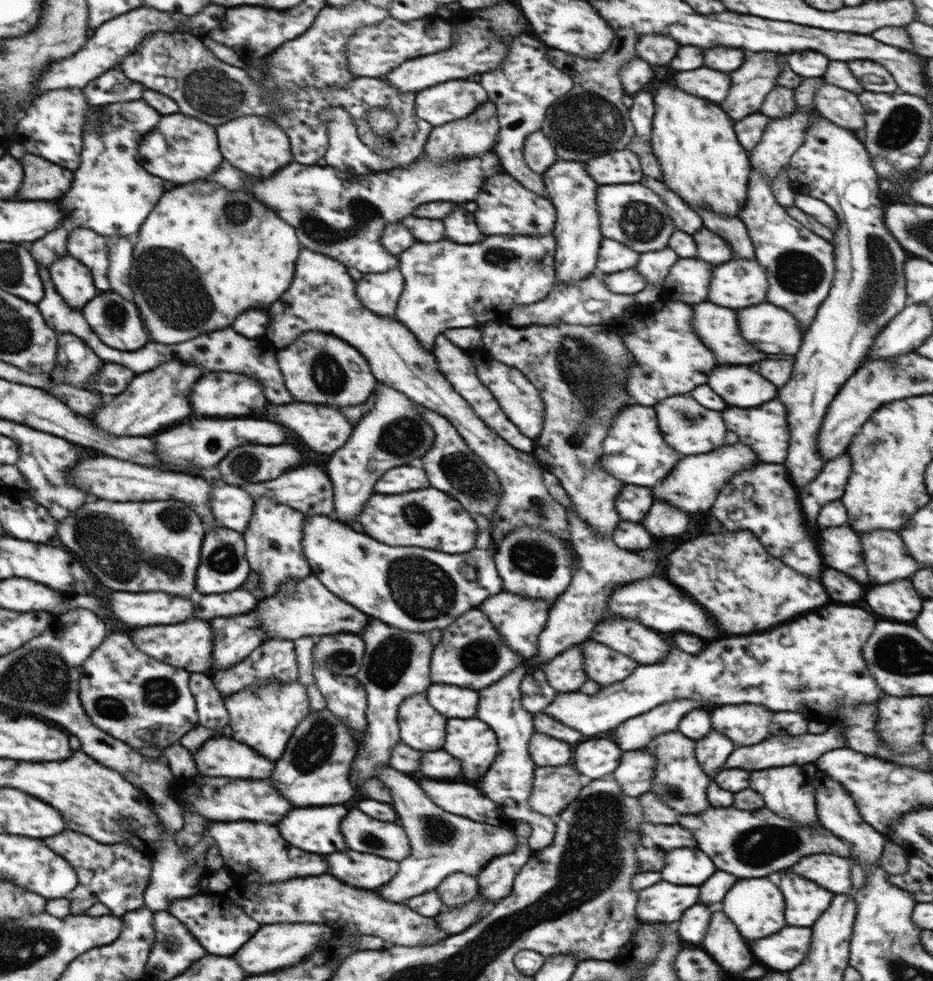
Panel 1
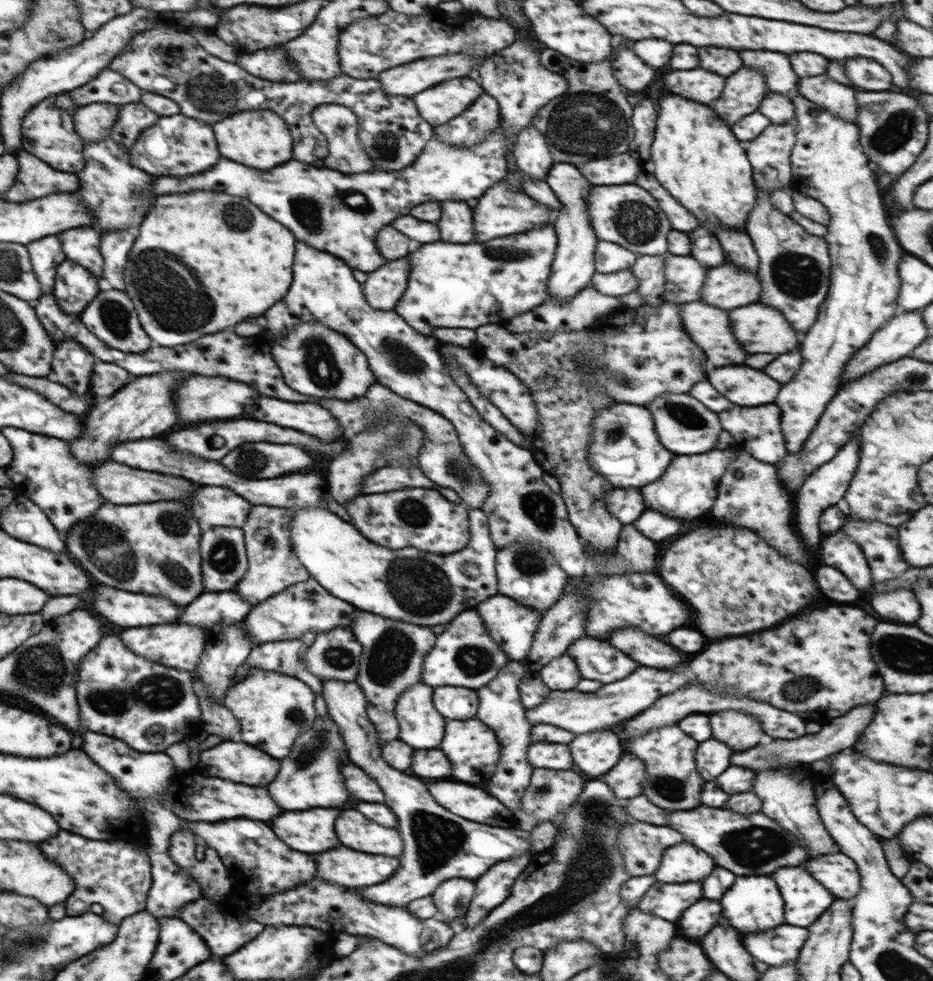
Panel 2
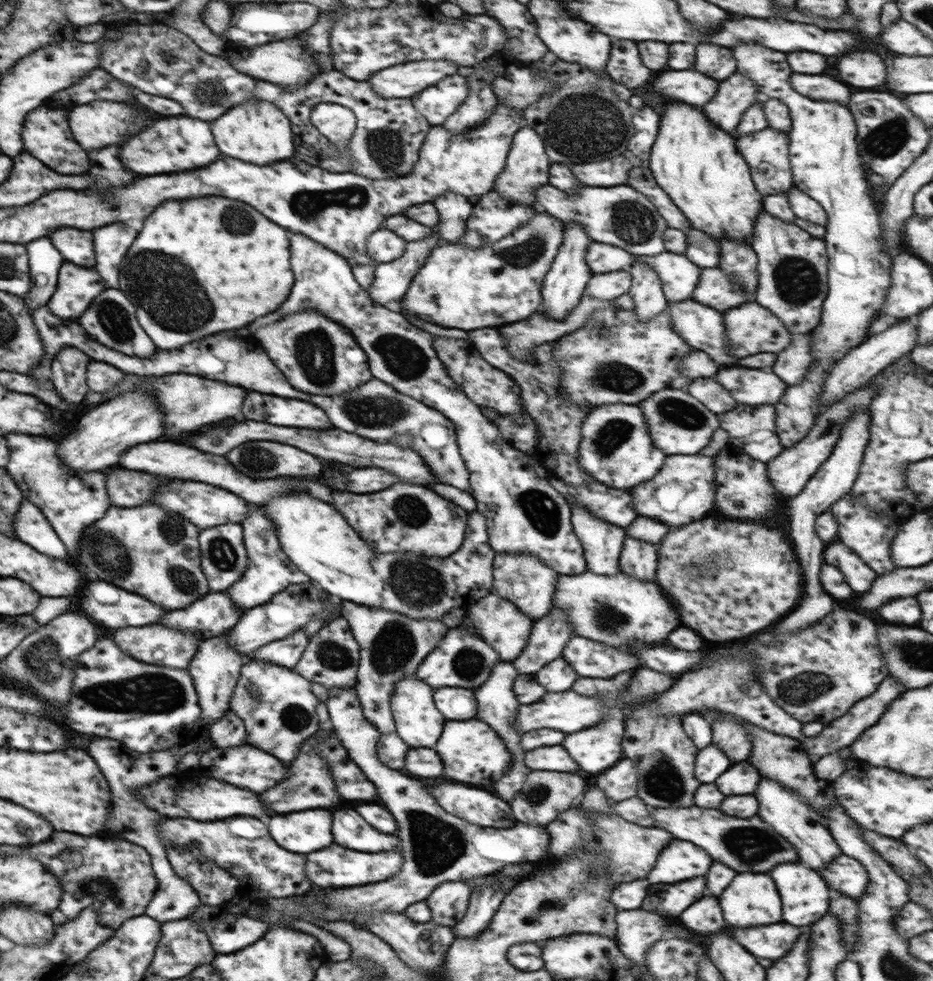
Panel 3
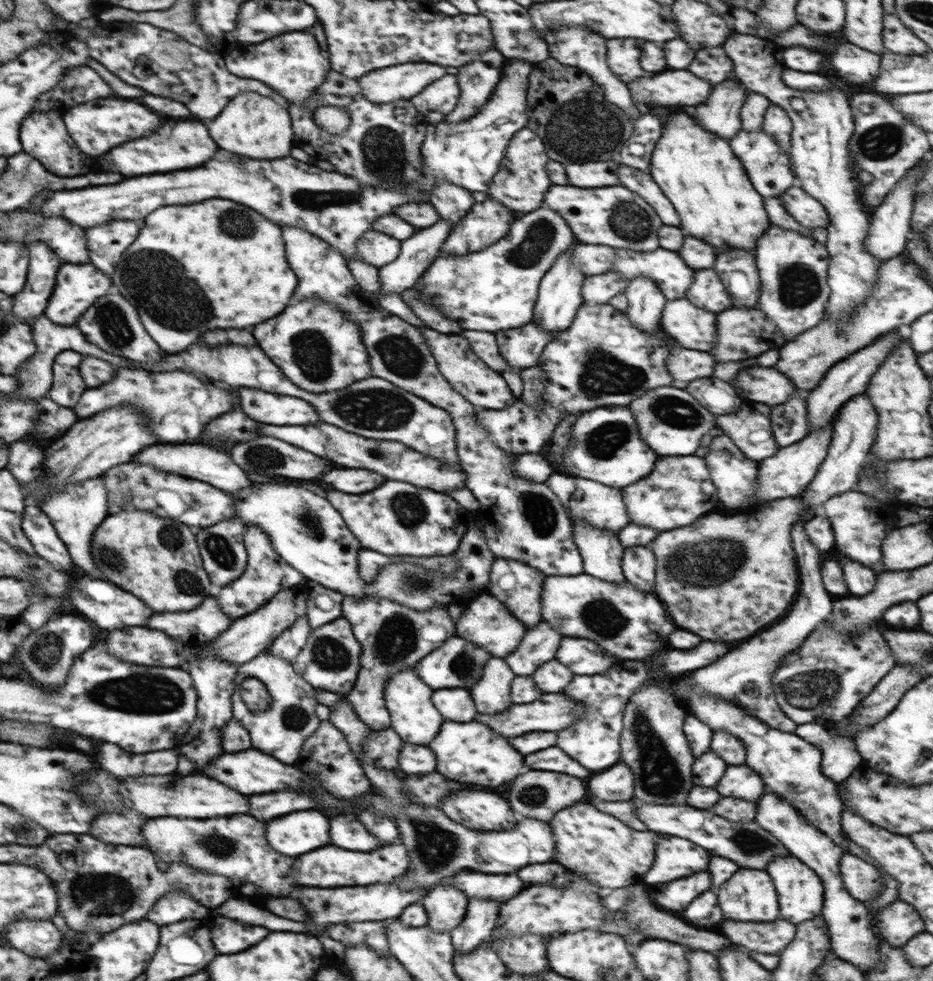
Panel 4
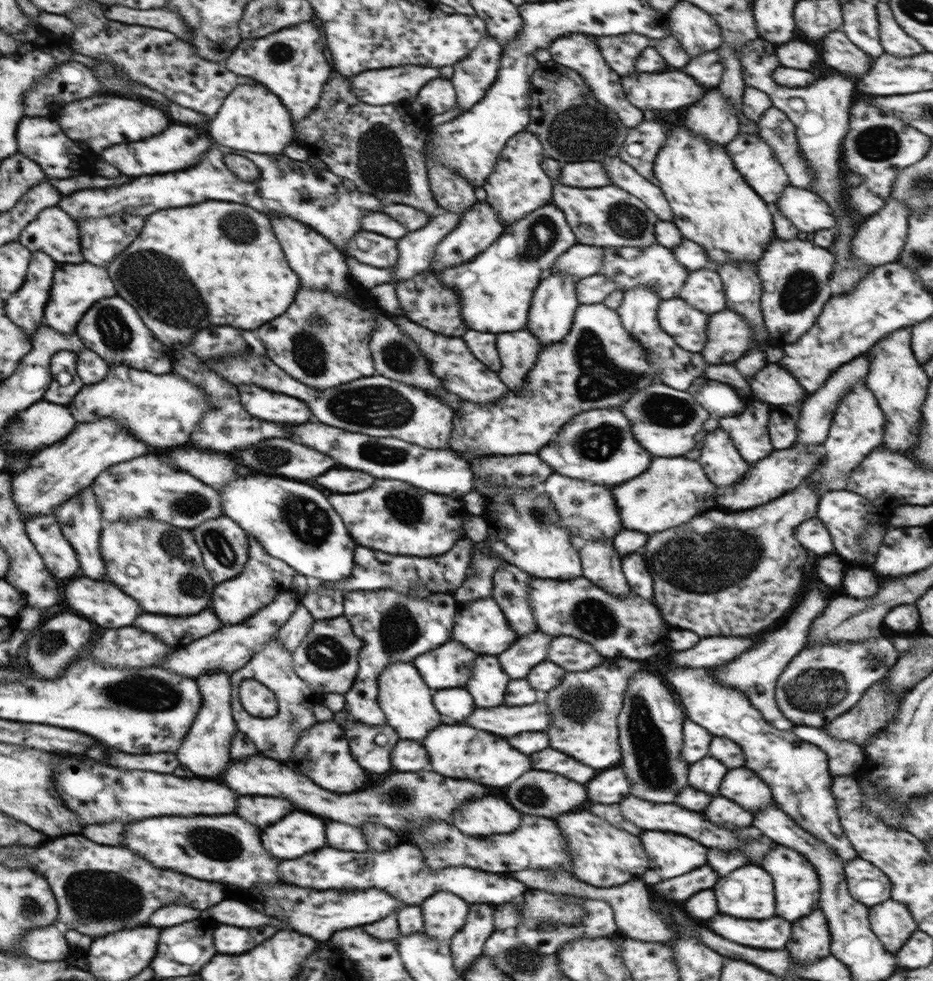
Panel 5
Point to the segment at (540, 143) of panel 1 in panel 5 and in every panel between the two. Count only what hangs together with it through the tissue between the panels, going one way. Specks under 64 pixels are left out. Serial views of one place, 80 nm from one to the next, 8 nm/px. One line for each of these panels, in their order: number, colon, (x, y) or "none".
2: (533, 158)
3: (527, 167)
4: (521, 183)
5: (518, 185)

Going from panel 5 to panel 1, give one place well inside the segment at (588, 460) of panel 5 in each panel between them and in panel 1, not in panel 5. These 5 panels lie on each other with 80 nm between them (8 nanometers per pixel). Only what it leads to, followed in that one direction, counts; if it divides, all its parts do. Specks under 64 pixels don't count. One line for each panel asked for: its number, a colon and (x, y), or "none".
1: (634, 451)
2: (624, 449)
3: (615, 449)
4: (607, 448)

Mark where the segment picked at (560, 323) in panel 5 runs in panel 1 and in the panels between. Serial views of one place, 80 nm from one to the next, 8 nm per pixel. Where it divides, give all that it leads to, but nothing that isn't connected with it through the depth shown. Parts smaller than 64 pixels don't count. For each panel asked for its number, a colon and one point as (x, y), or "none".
1: (577, 232)
2: (573, 267)
3: (564, 285)
4: (559, 297)

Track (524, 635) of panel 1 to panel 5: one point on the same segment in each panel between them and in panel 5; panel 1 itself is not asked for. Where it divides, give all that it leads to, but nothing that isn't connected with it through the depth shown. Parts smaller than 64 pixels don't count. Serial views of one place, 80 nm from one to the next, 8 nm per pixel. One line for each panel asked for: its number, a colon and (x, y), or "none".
2: (512, 625)
3: (496, 620)
4: (485, 621)
5: (480, 625)

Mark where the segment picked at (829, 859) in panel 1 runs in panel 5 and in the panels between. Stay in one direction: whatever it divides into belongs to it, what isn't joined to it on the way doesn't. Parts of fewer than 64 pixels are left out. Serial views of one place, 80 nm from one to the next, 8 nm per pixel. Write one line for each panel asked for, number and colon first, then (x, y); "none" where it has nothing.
2: (836, 872)
3: (846, 875)
4: (862, 881)
5: (870, 886)

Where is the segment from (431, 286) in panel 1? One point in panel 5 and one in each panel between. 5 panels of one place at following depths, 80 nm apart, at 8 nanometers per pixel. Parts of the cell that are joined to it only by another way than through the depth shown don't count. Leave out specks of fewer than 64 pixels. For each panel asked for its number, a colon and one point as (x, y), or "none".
2: (450, 285)
3: (498, 284)
4: (493, 290)
5: (495, 288)

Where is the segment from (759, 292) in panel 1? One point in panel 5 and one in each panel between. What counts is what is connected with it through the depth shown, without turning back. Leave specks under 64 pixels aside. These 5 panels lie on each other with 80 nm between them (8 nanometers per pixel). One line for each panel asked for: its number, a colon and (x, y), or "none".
2: (727, 287)
3: (714, 289)
4: (707, 291)
5: (703, 289)

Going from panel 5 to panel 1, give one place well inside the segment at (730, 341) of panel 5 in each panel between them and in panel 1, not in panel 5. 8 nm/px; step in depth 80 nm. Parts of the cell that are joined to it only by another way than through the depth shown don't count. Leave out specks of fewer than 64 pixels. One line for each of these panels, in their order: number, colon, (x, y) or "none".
1: (769, 329)
2: (758, 327)
3: (754, 328)
4: (742, 333)

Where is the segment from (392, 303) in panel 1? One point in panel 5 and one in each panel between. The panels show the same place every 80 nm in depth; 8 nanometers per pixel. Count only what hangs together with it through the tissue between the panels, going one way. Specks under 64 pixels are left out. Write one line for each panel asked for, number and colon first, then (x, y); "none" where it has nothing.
2: (383, 288)
3: (392, 280)
4: (417, 253)
5: (416, 249)

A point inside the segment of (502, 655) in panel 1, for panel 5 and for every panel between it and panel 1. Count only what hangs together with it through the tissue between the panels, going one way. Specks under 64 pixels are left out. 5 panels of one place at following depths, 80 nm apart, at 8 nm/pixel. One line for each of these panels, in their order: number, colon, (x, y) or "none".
2: (465, 655)
3: (462, 659)
4: (459, 663)
5: (449, 666)

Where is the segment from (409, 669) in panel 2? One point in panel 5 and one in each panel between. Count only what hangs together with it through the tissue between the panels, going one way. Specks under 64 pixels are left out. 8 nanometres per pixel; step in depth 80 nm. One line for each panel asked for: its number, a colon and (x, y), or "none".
3: (392, 645)
4: (393, 637)
5: (393, 626)

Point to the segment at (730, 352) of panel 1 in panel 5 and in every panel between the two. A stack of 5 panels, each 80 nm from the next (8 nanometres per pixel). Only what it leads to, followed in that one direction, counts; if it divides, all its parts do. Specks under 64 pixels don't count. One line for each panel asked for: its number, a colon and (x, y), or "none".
2: (708, 326)
3: (701, 327)
4: (695, 328)
5: (685, 324)

